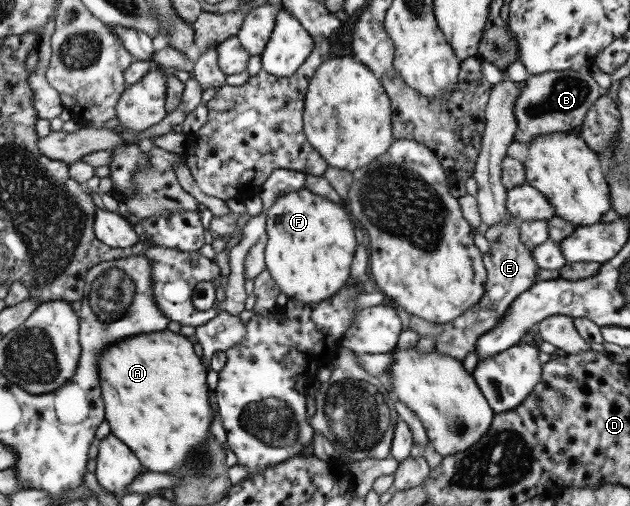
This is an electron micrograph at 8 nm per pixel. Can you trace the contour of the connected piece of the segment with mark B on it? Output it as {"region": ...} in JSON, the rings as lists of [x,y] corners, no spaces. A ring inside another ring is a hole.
{"region":[[[589,64],[581,66],[577,71],[545,71],[539,75],[529,75],[514,104],[517,127],[513,139],[527,144],[541,134],[577,129],[583,116],[603,94],[603,89],[591,78],[588,68]]]}

